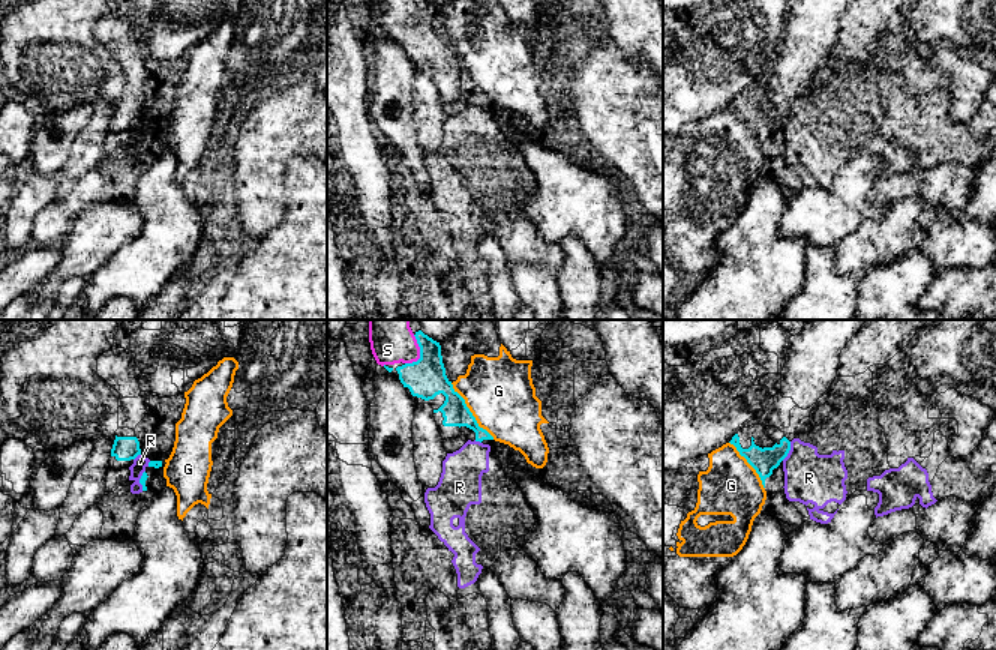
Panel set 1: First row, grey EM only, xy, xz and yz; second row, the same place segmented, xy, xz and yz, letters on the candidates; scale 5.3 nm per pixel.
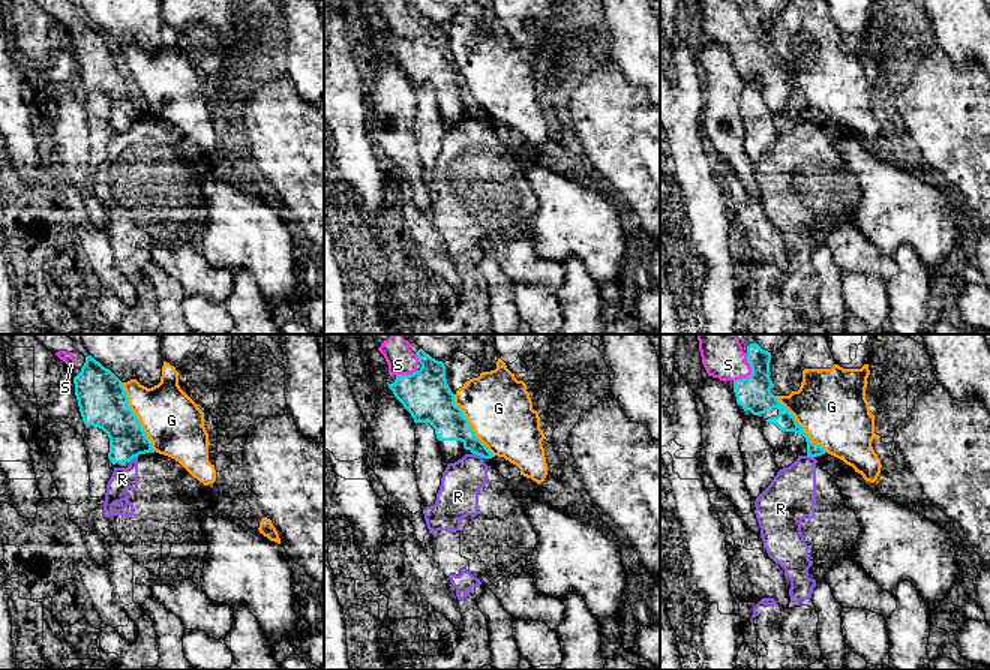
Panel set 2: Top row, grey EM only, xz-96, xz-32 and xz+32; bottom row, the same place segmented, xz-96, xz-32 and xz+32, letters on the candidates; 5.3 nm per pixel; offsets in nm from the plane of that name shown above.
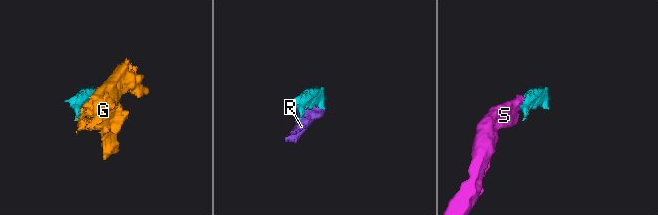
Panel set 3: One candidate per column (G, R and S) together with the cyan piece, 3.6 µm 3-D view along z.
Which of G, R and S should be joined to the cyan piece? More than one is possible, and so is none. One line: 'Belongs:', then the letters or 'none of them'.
Belongs: S

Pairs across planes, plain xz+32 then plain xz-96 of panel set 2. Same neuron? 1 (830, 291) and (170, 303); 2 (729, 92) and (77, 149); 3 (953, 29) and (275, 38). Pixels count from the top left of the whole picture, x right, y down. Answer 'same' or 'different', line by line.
1: same
2: same
3: different

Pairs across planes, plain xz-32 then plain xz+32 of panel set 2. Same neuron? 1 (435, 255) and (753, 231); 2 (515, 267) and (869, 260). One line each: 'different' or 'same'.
1: same
2: same

